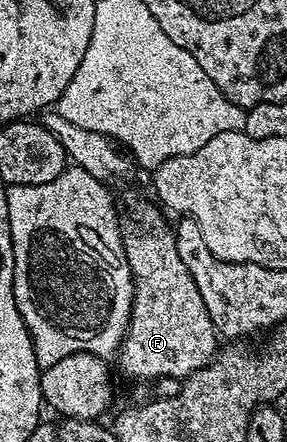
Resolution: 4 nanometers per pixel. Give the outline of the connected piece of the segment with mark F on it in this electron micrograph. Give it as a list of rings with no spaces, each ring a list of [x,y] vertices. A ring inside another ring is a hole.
[[[131,200],[129,223],[127,219],[123,227],[125,259],[133,280],[133,308],[119,360],[122,373],[129,379],[156,381],[171,377],[183,381],[211,362],[219,350],[219,336],[203,297],[199,297],[199,285],[195,285],[179,257],[174,228],[165,220],[166,212],[153,203]]]

